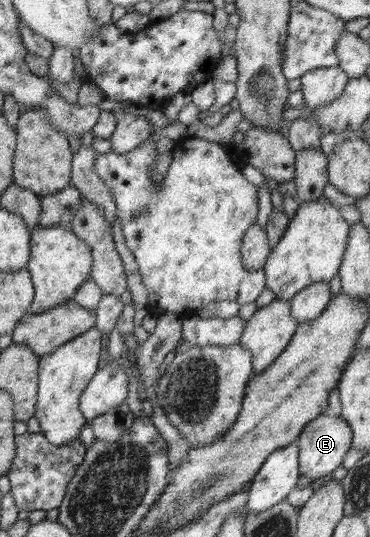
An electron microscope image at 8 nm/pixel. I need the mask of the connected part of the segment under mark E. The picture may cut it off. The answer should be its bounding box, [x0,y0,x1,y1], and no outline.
[295,414,352,480]

